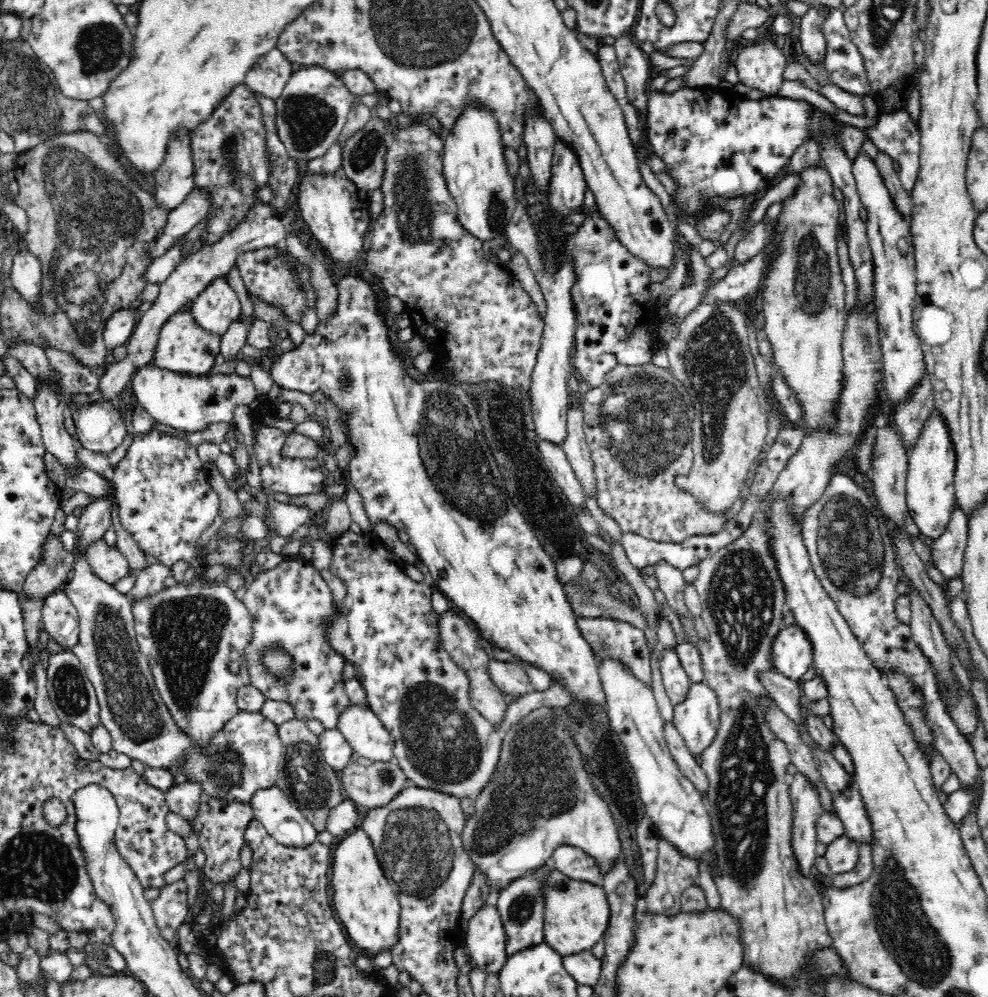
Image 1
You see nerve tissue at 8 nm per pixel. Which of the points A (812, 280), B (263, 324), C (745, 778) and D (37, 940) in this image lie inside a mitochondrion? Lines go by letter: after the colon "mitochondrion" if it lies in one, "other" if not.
A: mitochondrion
B: other
C: mitochondrion
D: other

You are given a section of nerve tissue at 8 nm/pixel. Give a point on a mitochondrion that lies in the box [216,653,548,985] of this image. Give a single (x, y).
(441, 743)

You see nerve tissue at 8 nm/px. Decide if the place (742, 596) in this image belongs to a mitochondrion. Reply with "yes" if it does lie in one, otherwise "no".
yes

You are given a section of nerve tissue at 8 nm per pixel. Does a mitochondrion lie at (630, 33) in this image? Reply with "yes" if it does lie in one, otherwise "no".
no

